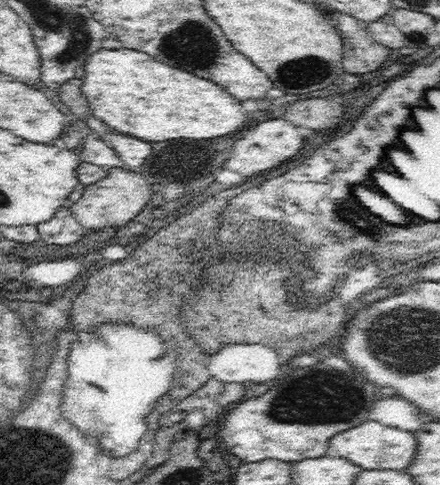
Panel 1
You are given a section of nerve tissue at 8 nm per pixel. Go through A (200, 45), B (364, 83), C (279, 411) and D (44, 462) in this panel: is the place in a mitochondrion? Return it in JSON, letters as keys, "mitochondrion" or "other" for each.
{"A":"mitochondrion","B":"other","C":"mitochondrion","D":"mitochondrion"}

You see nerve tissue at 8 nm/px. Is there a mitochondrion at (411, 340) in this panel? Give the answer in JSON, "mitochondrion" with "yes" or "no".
{"mitochondrion":"yes"}

